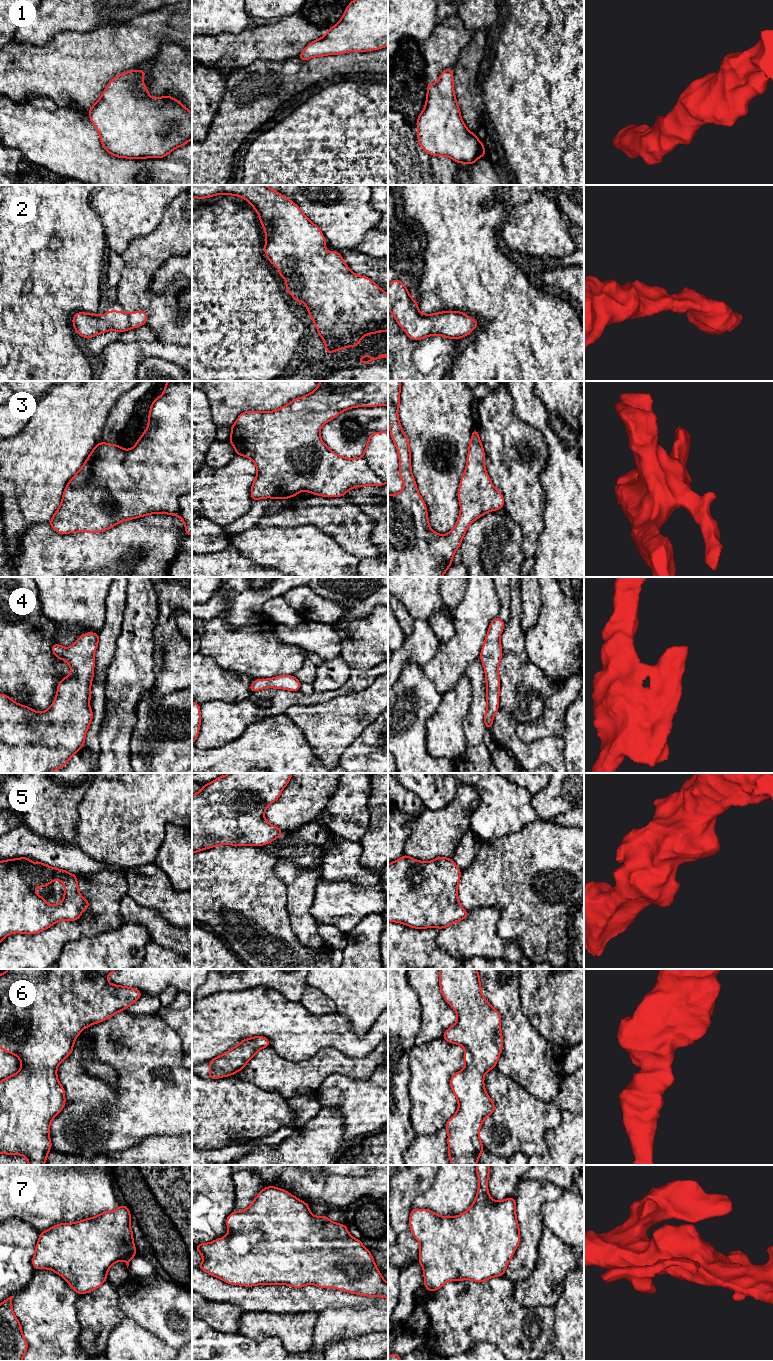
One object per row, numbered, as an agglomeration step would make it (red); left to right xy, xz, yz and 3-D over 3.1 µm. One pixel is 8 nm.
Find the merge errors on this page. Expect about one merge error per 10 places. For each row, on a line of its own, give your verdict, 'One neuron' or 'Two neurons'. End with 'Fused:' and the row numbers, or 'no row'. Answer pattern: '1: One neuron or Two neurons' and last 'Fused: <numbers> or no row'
1: One neuron
2: One neuron
3: One neuron
4: One neuron
5: One neuron
6: One neuron
7: One neuron
Fused: no row

